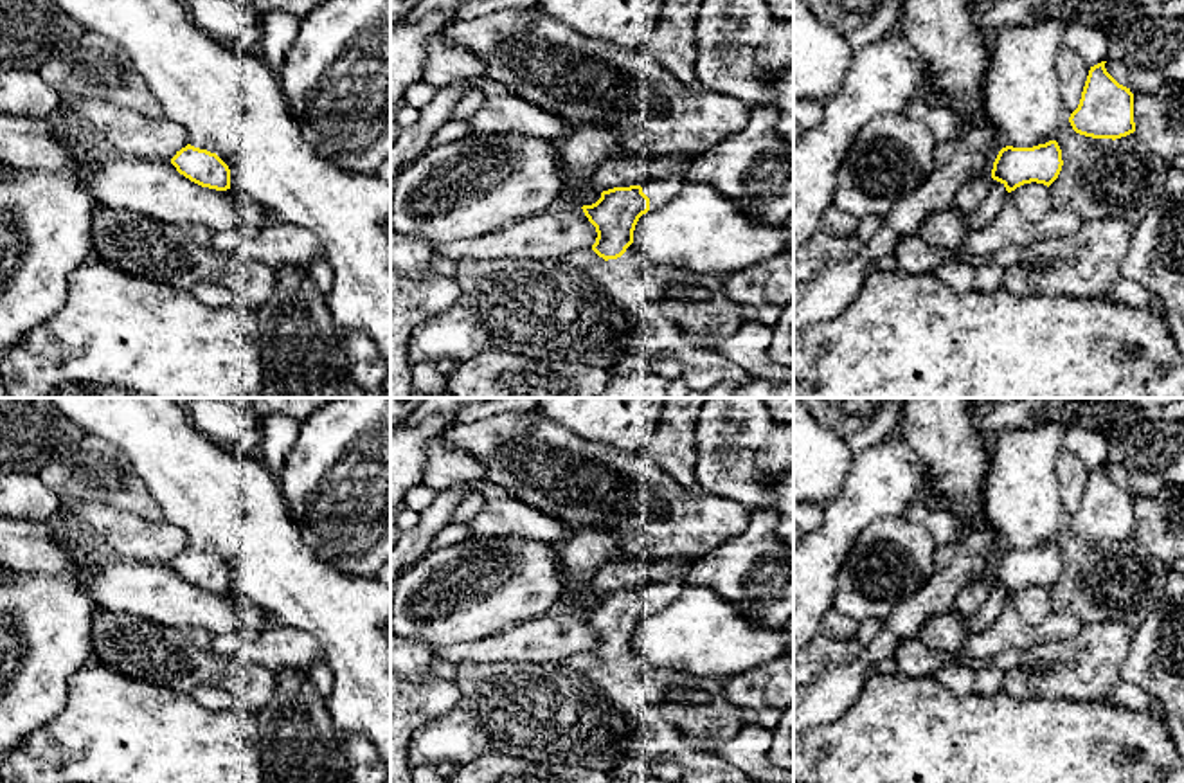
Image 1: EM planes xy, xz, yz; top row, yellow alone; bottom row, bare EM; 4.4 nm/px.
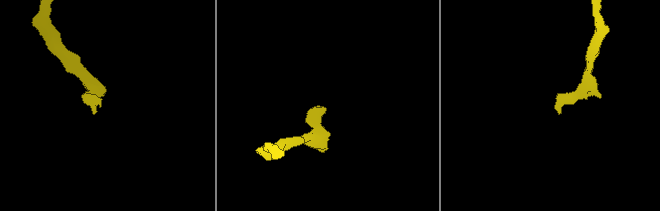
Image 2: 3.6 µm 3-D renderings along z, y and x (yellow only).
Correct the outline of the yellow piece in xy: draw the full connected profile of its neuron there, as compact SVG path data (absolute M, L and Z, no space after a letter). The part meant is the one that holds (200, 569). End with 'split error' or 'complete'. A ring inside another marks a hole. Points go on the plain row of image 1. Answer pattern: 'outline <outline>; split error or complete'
outline M187 547L176 554L171 567L180 578L202 590L230 592L230 572L216 556Z; complete

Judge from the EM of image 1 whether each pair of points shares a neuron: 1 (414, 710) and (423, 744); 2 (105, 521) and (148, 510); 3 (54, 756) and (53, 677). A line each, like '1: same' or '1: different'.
1: different
2: different
3: different

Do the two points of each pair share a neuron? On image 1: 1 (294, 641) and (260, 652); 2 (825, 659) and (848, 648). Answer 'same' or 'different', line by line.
1: same
2: same

